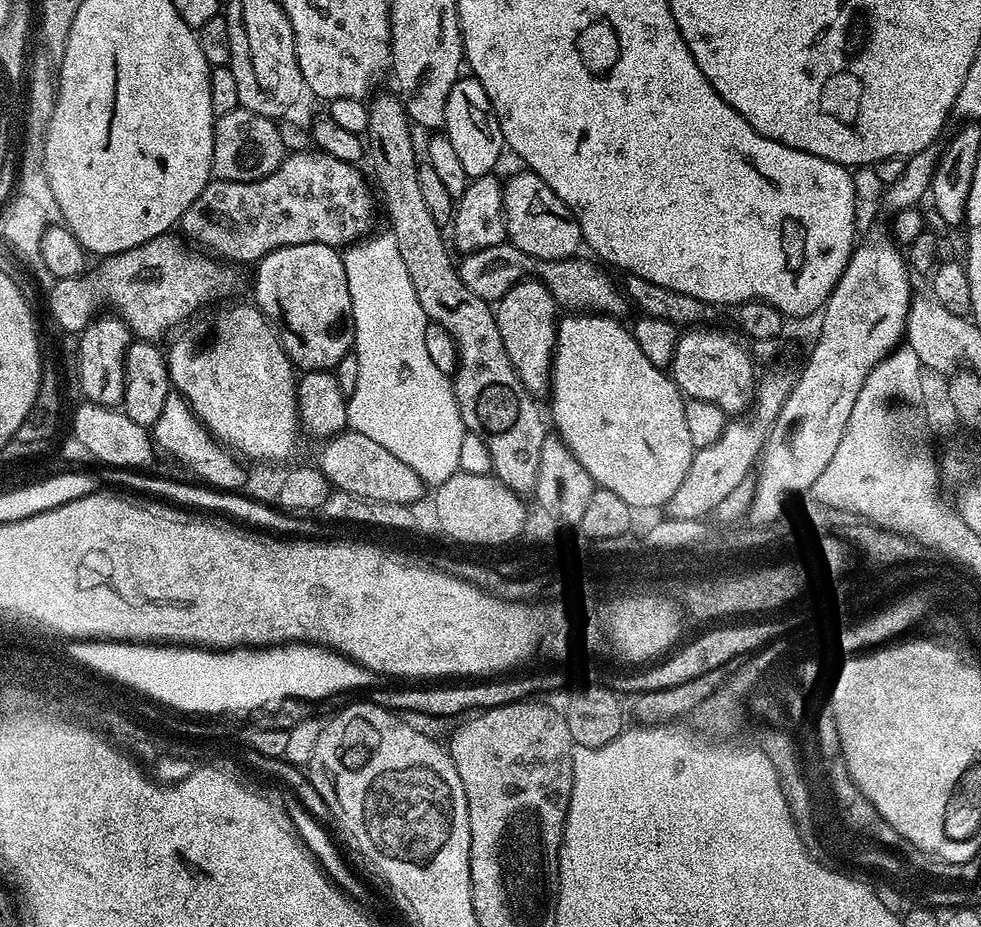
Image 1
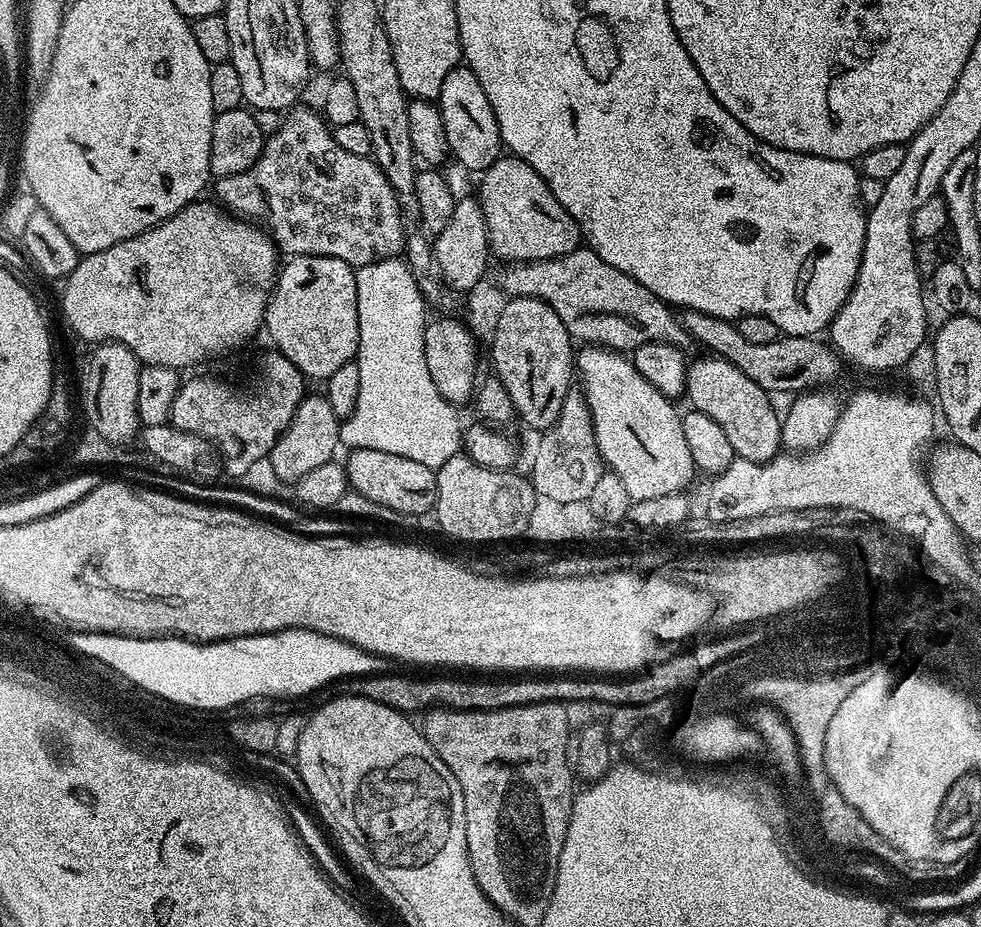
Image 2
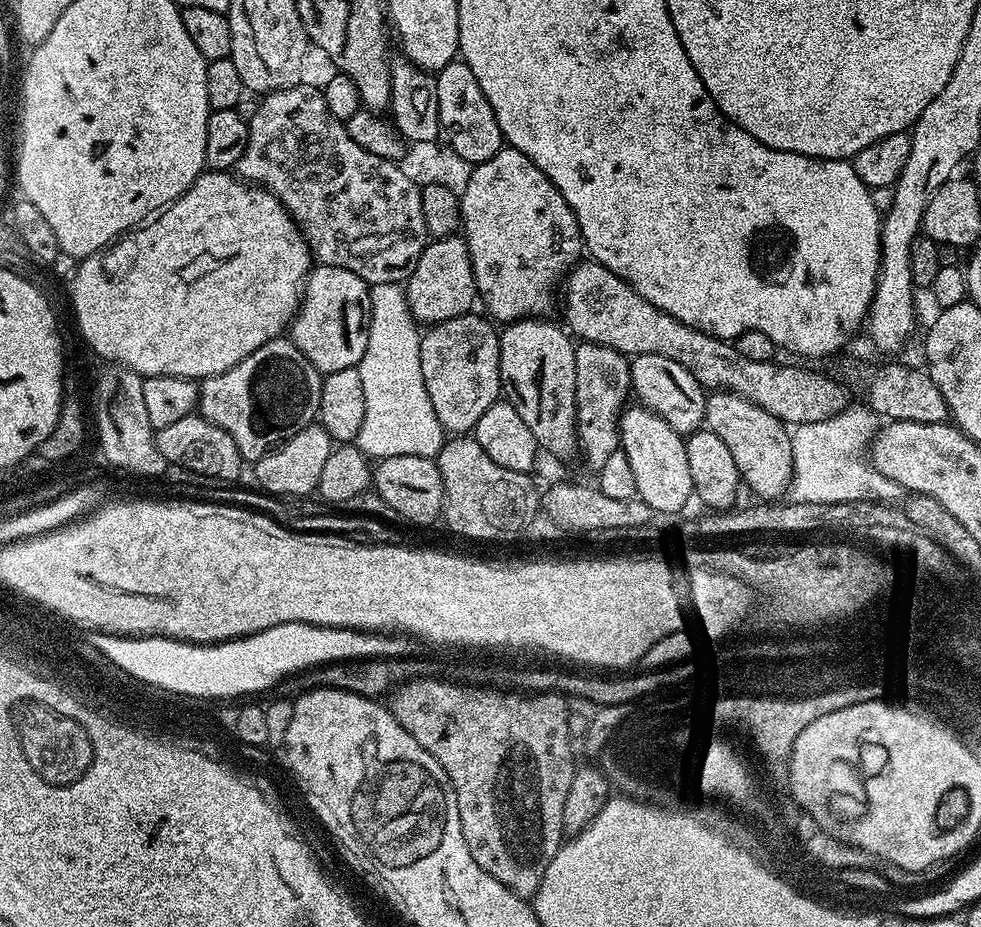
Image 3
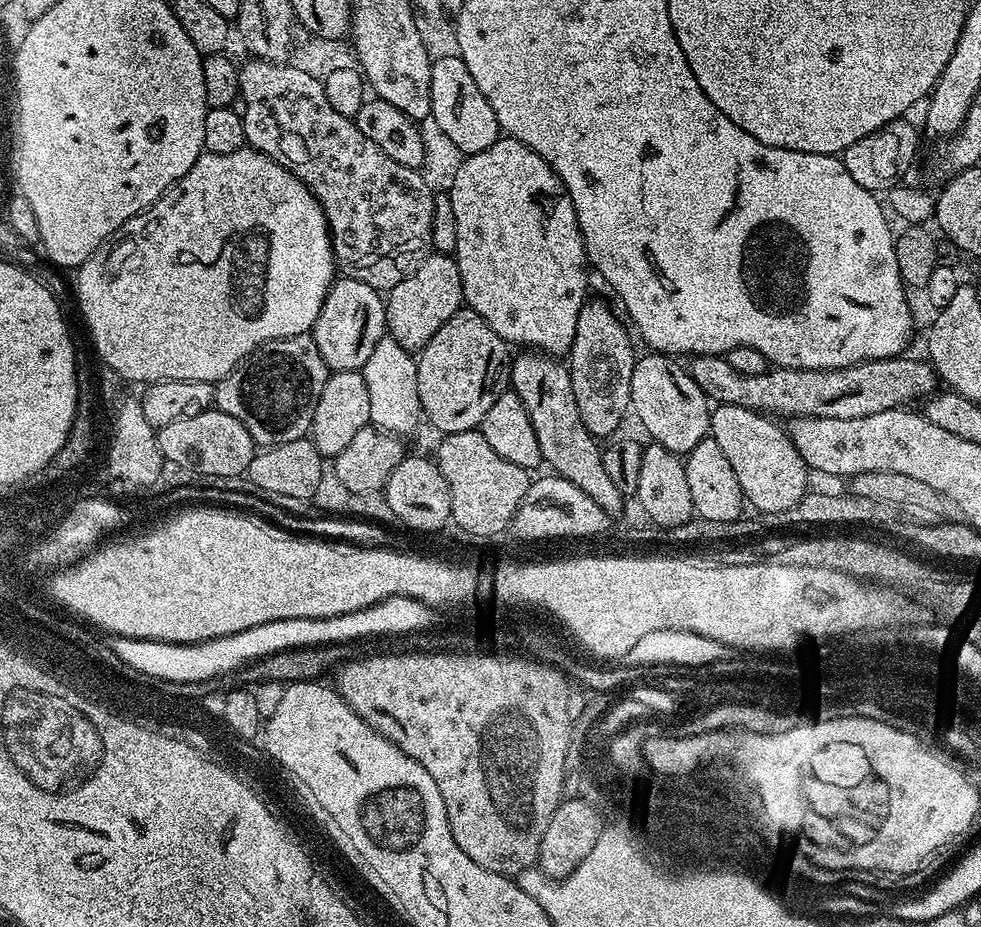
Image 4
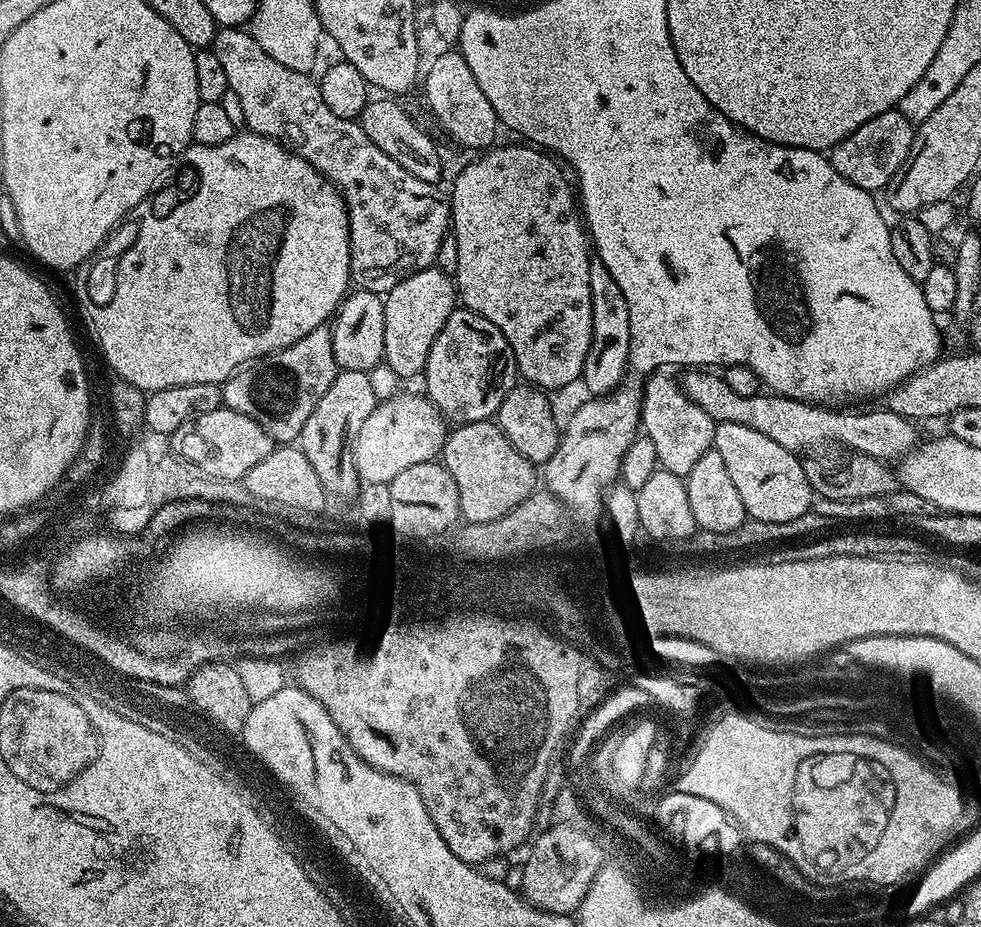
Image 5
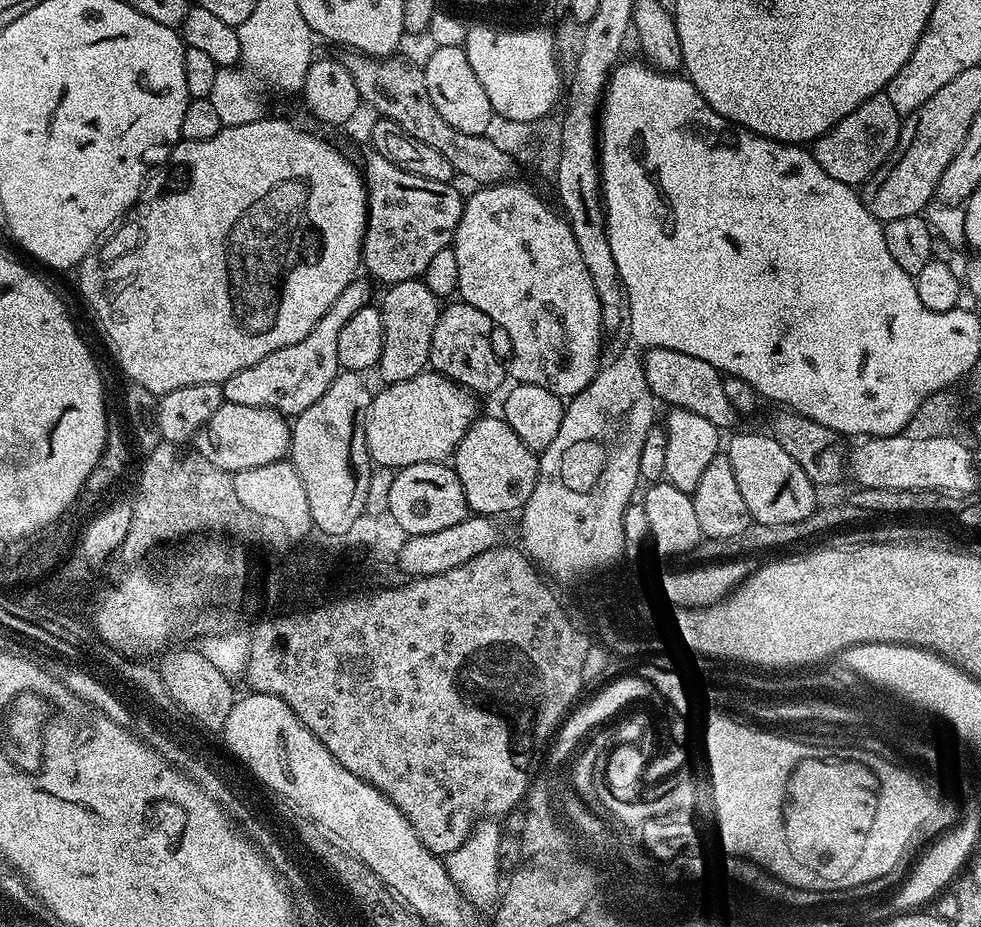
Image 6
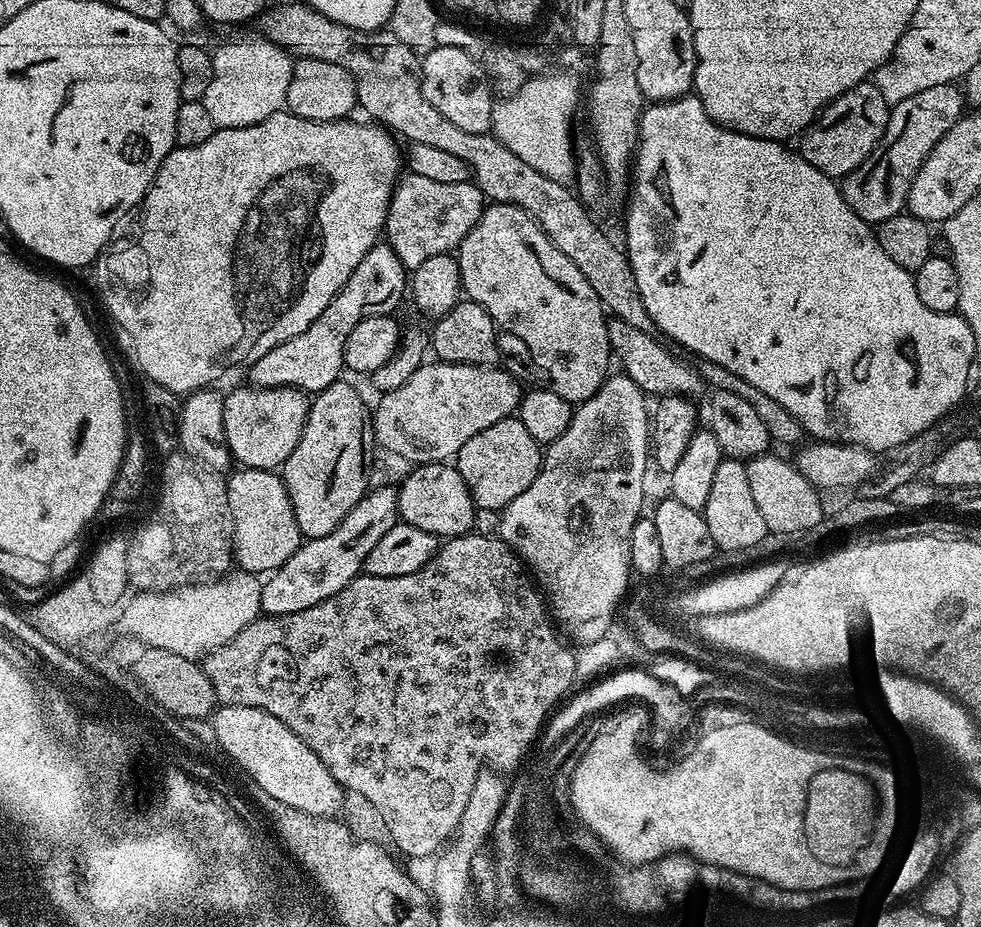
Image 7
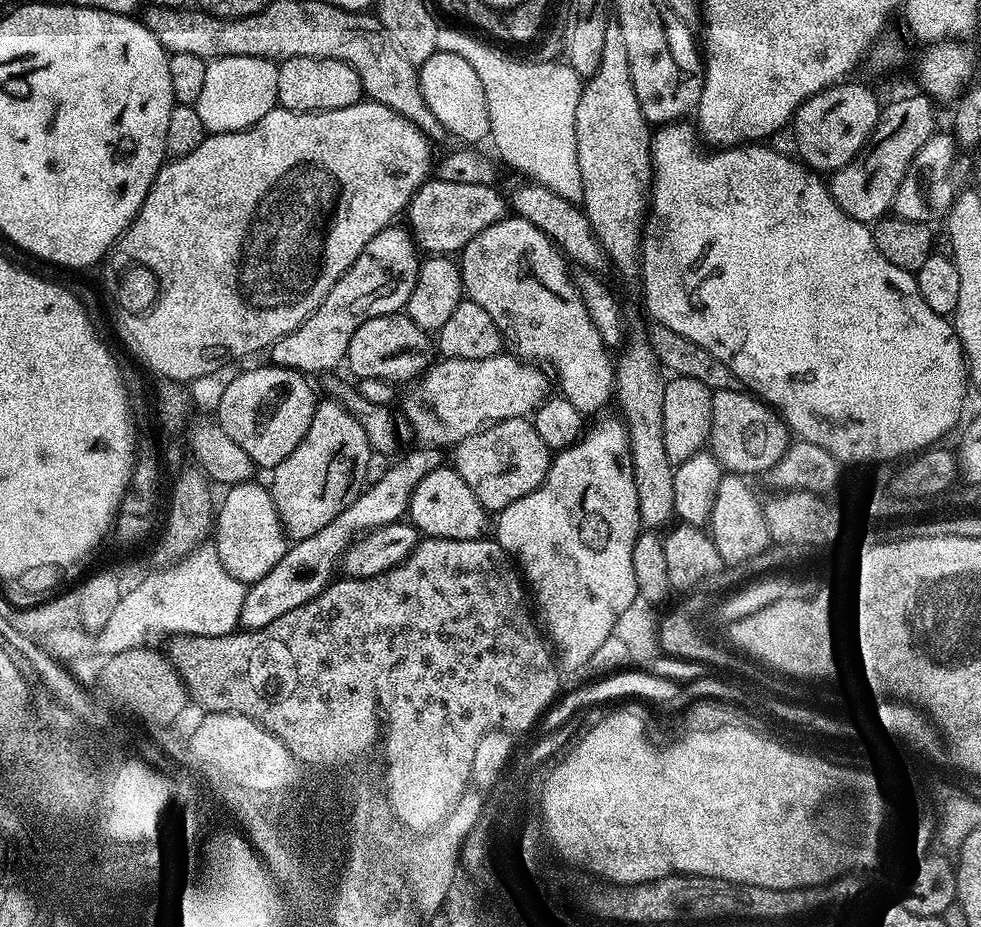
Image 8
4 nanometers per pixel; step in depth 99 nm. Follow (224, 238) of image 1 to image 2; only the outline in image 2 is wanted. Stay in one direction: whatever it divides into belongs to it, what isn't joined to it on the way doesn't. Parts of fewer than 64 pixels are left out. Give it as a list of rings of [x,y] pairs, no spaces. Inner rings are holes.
[[[296,106],[285,115],[277,132],[265,139],[264,149],[254,166],[242,174],[221,176],[215,181],[215,199],[232,215],[249,222],[268,216],[267,231],[276,241],[277,249],[294,256],[329,256],[342,258],[353,269],[372,264],[375,260],[399,257],[406,248],[405,213],[386,174],[371,156],[359,156],[342,150],[334,142],[332,128],[319,111]]]

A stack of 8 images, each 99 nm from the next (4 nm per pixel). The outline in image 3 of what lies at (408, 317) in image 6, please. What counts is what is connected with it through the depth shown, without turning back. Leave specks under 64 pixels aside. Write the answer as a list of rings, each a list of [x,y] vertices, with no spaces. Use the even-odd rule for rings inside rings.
[[[463,235],[441,236],[433,239],[422,250],[416,269],[403,285],[408,296],[408,308],[417,325],[441,324],[450,318],[469,315],[472,303],[477,303],[478,293],[474,282],[474,270]]]

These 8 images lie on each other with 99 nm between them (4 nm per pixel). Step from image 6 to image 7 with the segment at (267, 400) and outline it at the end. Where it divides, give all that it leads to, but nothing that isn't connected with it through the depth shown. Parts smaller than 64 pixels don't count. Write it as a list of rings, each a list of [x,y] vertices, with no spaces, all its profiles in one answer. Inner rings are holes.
[[[378,242],[364,255],[362,262],[354,266],[354,274],[346,278],[330,306],[326,306],[326,310],[322,310],[322,314],[318,314],[302,334],[274,346],[270,354],[262,354],[262,358],[250,365],[247,372],[252,380],[249,381],[257,388],[298,388],[305,394],[321,392],[341,379],[345,371],[344,347],[350,330],[354,330],[360,320],[395,313],[396,303],[403,292],[405,295],[404,264],[388,243]]]

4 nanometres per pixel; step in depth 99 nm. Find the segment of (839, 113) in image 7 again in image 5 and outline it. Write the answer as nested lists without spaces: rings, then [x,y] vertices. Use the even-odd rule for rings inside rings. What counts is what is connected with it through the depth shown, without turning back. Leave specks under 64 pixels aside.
[[[899,110],[883,112],[870,122],[862,122],[854,134],[830,149],[830,159],[834,170],[842,174],[854,186],[873,194],[887,189],[892,183],[894,174],[904,165],[904,159],[910,154],[914,124],[907,120]]]

